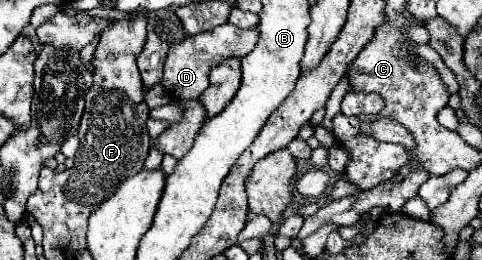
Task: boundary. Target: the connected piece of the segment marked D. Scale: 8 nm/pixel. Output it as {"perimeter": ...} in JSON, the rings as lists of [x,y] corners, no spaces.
{"perimeter":[[[231,22],[217,26],[209,32],[201,32],[197,36],[187,36],[169,48],[169,54],[165,60],[163,86],[175,98],[199,98],[207,90],[209,72],[213,66],[219,64],[219,58],[245,56],[253,50],[253,44],[257,44],[257,28],[241,30],[241,28],[233,26]]]}

